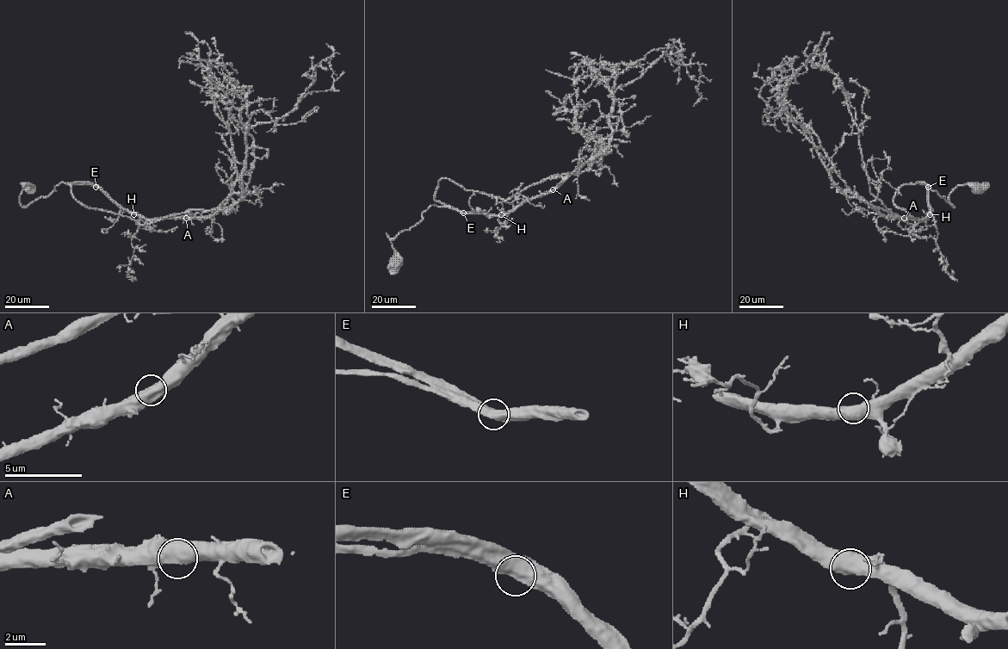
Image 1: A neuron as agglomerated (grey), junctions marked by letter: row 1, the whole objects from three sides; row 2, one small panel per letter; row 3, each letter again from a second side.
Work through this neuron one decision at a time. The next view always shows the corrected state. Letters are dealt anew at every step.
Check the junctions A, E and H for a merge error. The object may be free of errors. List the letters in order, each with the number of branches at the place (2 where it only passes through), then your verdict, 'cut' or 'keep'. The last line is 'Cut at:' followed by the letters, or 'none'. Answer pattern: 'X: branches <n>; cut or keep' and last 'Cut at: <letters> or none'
A: branches 2; keep
E: branches 2; keep
H: branches 2; keep
Cut at: none

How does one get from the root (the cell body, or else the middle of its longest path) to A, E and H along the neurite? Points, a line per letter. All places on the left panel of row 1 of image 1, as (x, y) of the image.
A: (29, 188), (26, 184), (20, 194), (21, 206), (46, 197), (62, 182), (90, 183), (146, 219), (186, 218)
E: (29, 188), (29, 183), (26, 184), (20, 194), (21, 206), (46, 197), (62, 182), (92, 183), (95, 187)
H: (29, 188), (29, 183), (26, 184), (20, 194), (21, 206), (46, 197), (62, 182), (90, 183), (133, 214)

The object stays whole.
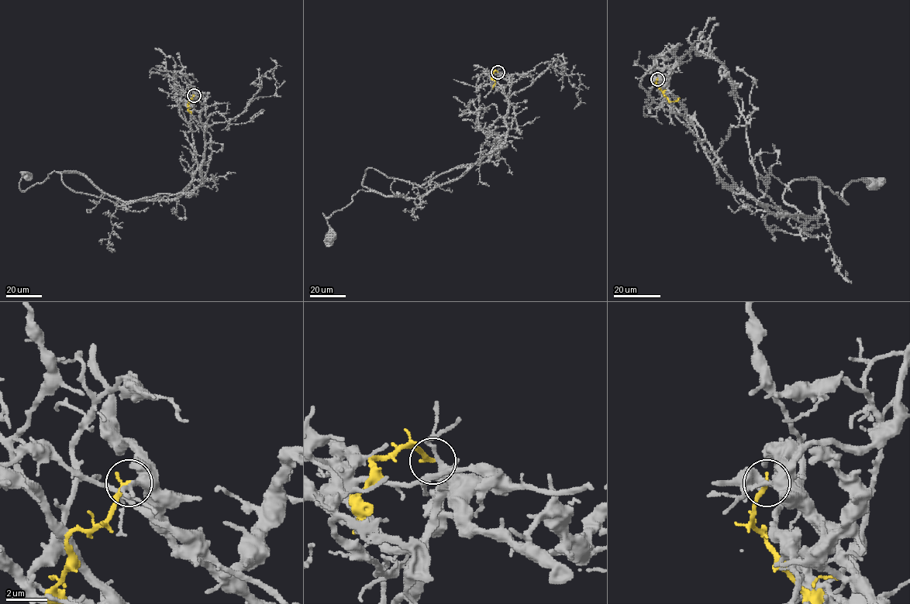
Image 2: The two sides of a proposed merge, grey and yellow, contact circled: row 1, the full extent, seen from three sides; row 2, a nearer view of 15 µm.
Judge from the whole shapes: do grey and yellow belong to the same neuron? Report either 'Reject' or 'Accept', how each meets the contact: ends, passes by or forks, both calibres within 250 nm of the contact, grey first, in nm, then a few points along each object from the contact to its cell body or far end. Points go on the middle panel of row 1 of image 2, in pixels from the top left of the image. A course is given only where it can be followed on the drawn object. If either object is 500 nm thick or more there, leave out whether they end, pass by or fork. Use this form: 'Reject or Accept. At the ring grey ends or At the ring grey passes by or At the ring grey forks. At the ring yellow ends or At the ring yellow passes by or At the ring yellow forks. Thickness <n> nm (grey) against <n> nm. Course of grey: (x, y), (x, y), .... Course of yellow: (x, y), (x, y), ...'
Reject. At the ring grey passes by. At the ring yellow ends. Thickness 280 nm (grey) against 240 nm. Course of grey: (498, 72), (515, 117), (491, 151), (418, 197), (359, 190), (323, 214), (331, 237). Course of yellow: (498, 72), (493, 71), (491, 74), (495, 81), (492, 89)

